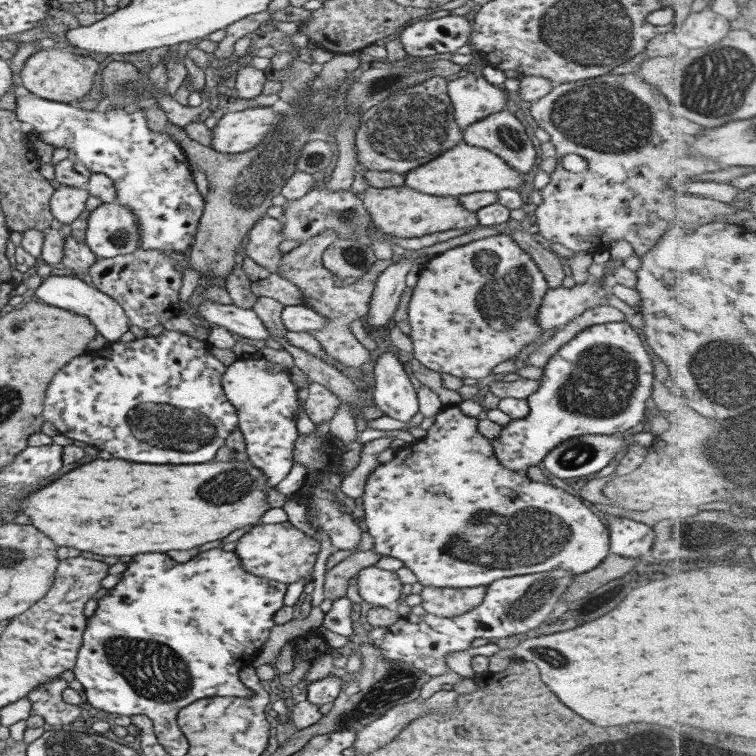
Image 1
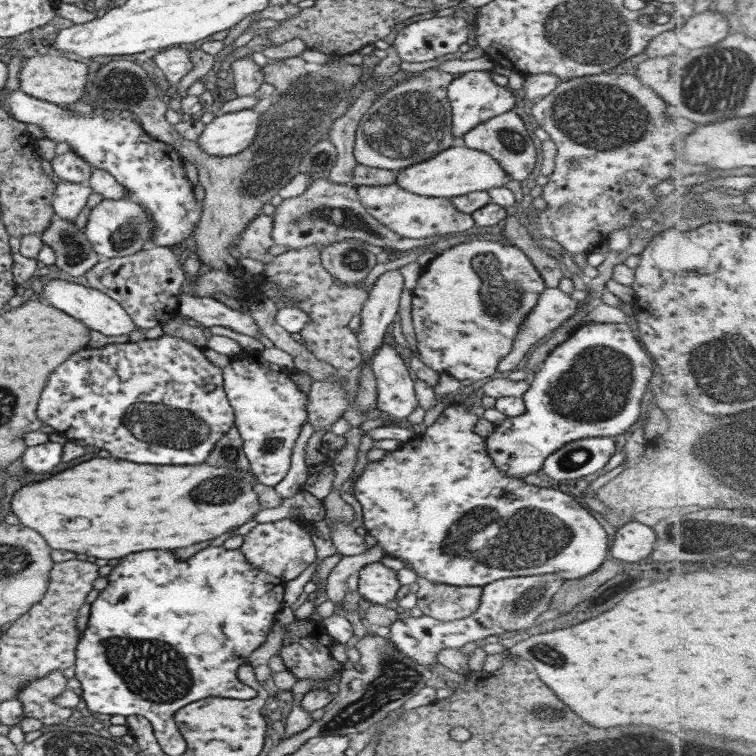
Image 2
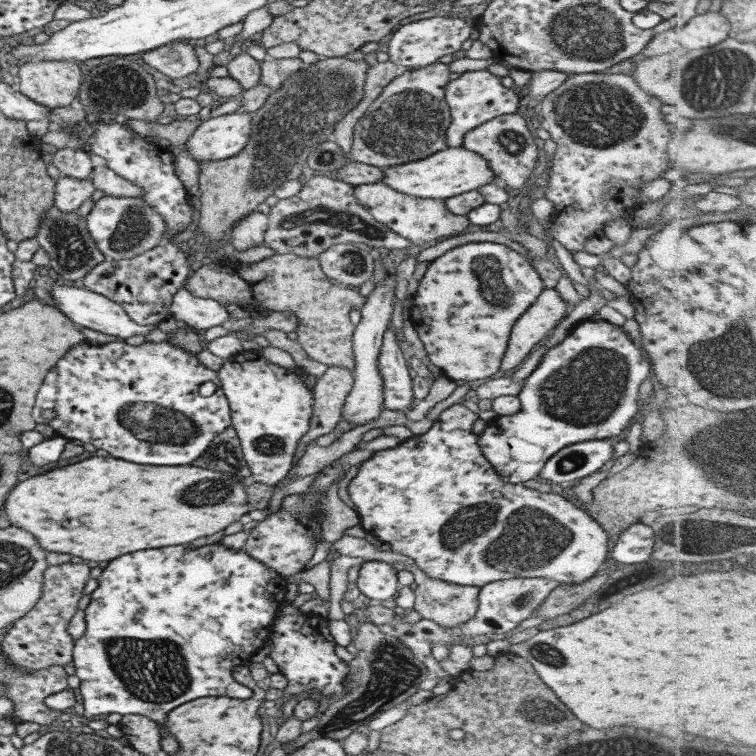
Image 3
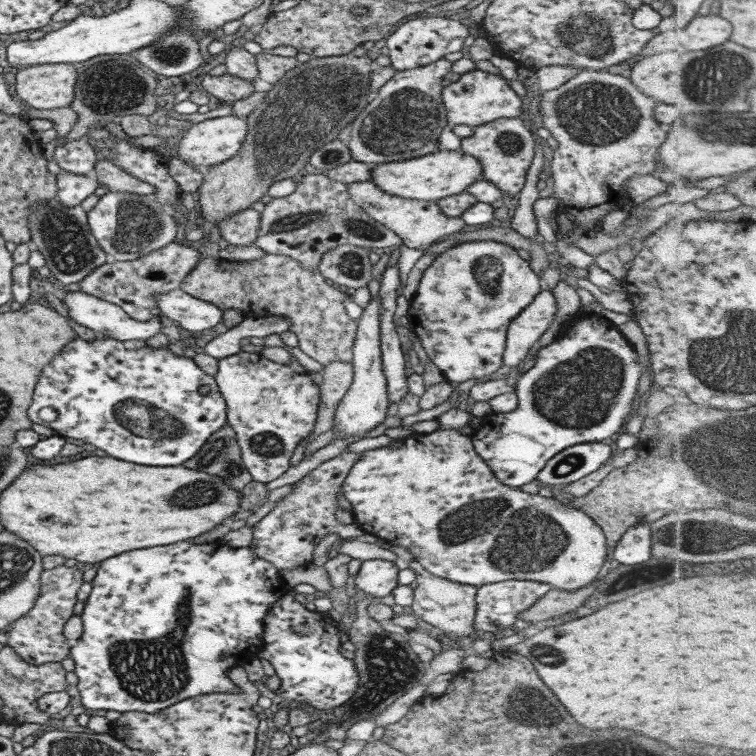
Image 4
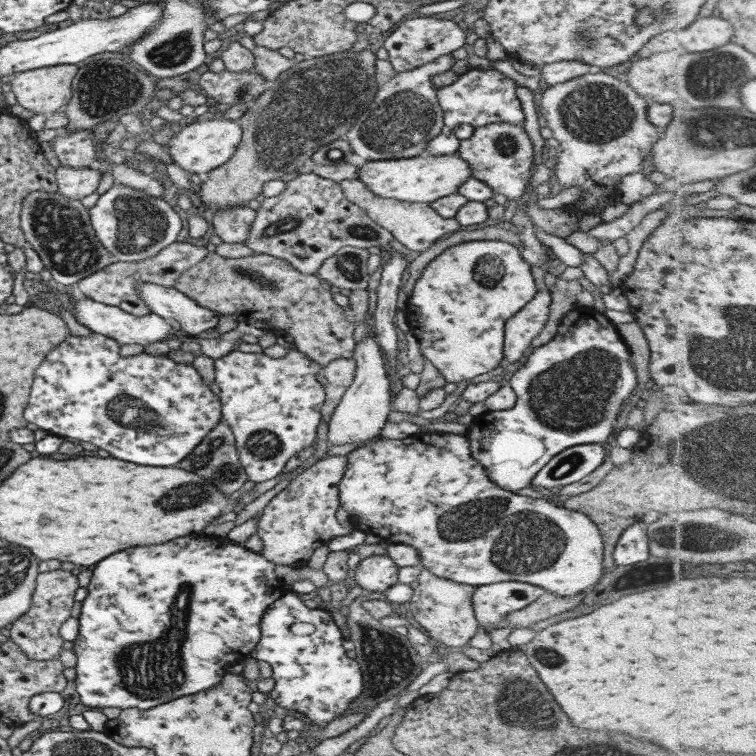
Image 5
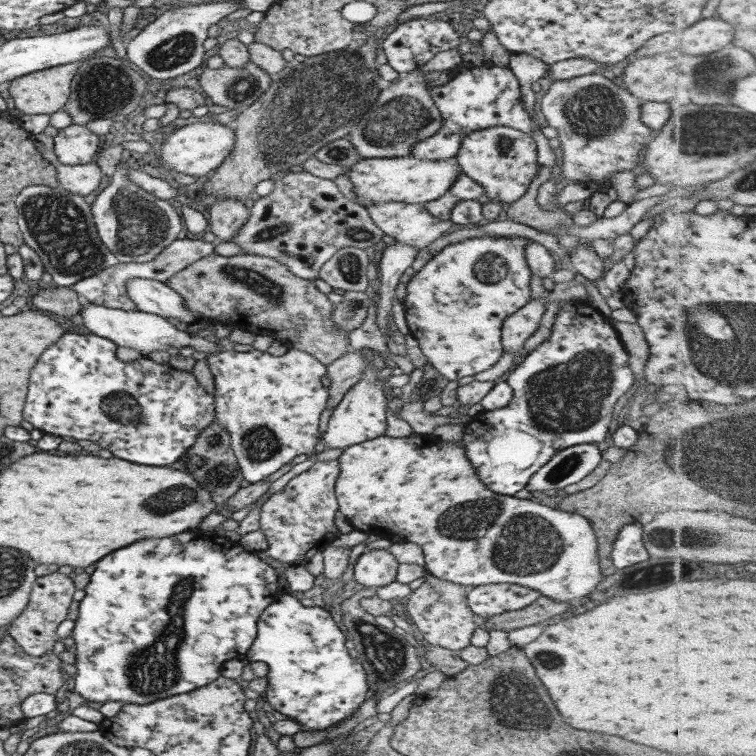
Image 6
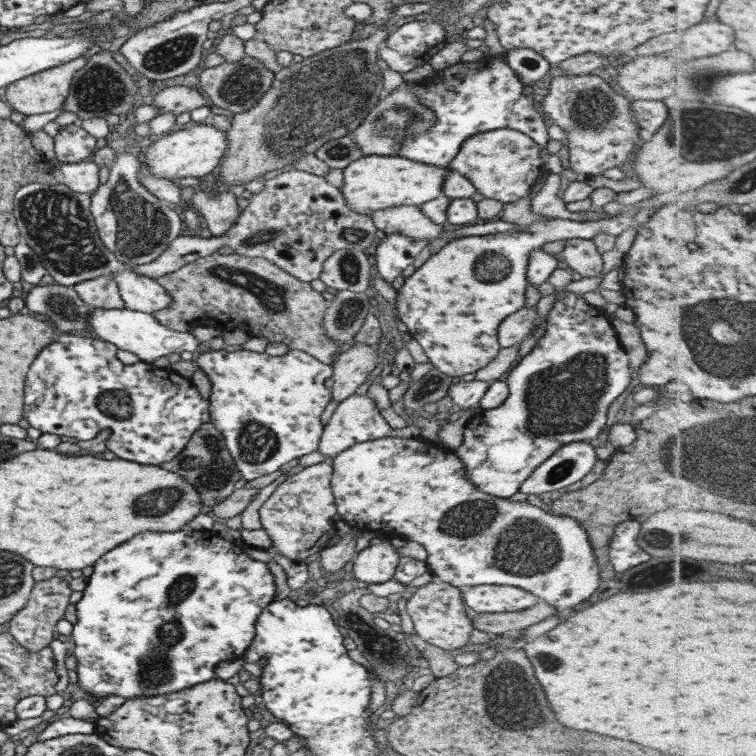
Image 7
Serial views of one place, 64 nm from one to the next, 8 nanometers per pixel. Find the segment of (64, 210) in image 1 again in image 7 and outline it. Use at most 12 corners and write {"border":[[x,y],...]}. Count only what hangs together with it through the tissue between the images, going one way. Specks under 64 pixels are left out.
{"border":[[91,159],[61,164],[60,182],[90,195],[100,186],[99,166]]}

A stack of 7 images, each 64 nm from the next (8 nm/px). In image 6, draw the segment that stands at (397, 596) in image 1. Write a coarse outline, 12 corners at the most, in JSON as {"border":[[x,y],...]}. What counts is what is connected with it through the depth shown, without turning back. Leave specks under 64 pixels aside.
{"border":[[375,541],[354,563],[366,587],[396,580],[399,562]]}

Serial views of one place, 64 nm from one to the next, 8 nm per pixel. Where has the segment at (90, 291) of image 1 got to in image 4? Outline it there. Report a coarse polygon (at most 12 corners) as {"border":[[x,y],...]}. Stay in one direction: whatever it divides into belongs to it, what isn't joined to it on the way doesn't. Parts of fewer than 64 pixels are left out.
{"border":[[82,291],[61,299],[72,321],[111,339],[145,341],[160,316],[137,321]]}

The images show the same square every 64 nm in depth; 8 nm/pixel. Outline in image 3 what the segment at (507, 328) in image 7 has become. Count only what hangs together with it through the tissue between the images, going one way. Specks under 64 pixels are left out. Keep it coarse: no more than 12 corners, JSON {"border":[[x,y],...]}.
{"border":[[545,288],[513,324],[501,370],[527,360],[570,308]]}

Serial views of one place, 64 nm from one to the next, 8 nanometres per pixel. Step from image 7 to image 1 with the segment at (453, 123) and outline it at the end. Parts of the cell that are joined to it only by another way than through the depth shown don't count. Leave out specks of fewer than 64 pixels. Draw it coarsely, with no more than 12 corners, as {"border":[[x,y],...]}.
{"border":[[468,73],[449,81],[462,131],[507,108],[507,91]]}

